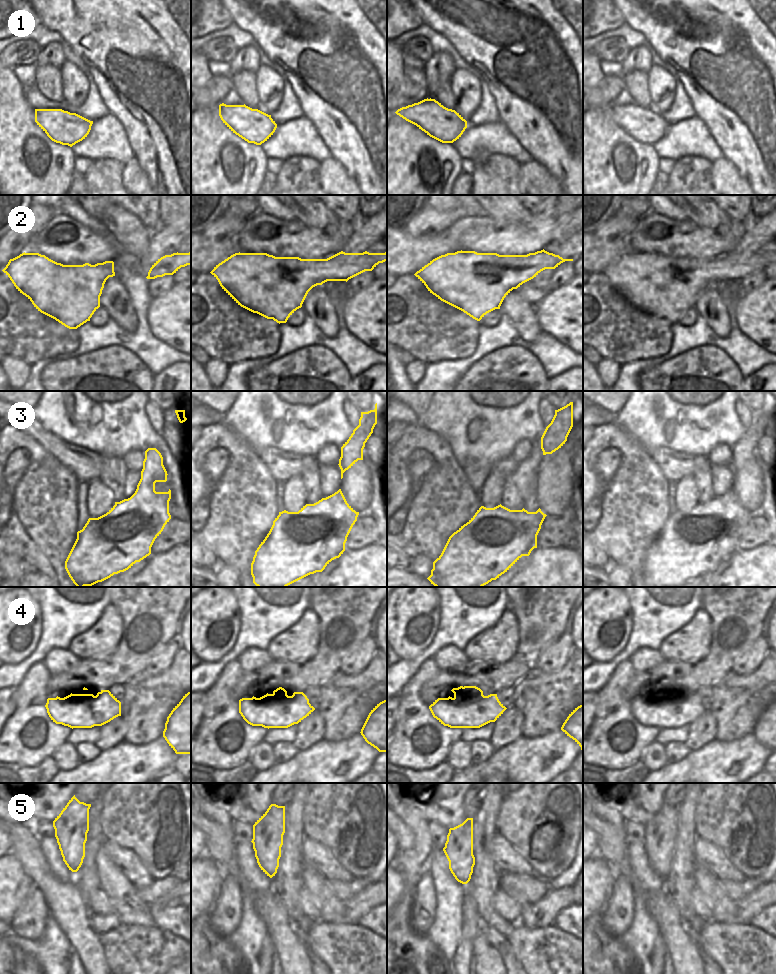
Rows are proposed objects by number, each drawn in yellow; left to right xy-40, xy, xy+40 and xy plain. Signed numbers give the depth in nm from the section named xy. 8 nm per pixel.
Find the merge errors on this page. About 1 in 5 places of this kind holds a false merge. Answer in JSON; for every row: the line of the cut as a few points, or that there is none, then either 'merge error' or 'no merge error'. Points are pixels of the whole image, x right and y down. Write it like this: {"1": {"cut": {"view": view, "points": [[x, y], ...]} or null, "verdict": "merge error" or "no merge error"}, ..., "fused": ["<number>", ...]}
{"1": {"cut": null, "verdict": "no merge error"}, "2": {"cut": null, "verdict": "no merge error"}, "3": {"cut": null, "verdict": "no merge error"}, "4": {"cut": null, "verdict": "no merge error"}, "5": {"cut": null, "verdict": "no merge error"}, "fused": []}

